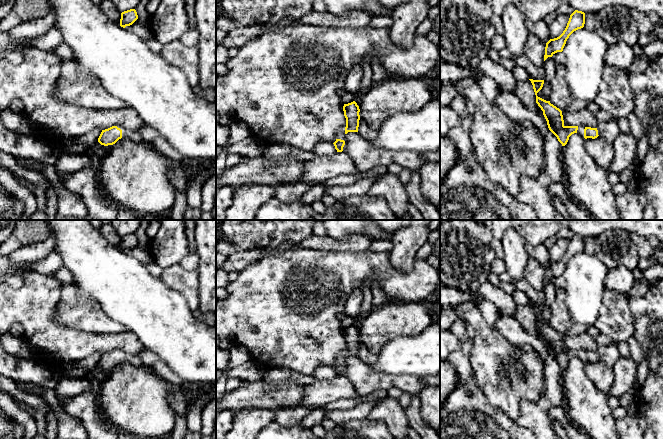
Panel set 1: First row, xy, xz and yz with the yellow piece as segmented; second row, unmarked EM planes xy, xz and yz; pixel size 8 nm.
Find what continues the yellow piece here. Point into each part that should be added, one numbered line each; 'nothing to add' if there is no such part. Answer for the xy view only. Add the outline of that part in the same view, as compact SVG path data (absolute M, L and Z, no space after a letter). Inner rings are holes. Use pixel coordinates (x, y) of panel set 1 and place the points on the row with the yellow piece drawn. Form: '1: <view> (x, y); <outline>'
1: xy (134, 136); M117 125L117 127L122 130L122 137L130 139L131 141L136 143L146 143L144 139L141 137L139 131L132 131L120 125Z

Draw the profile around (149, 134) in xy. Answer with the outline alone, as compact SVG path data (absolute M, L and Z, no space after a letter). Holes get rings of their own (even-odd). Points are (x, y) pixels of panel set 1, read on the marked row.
M143 122L139 129L139 133L146 143L153 145L162 155L170 158L176 163L182 164L184 157L176 151L153 127Z

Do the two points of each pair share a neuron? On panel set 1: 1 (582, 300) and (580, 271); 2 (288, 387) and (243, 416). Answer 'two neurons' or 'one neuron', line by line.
1: one neuron
2: two neurons

